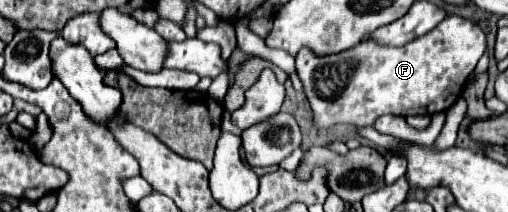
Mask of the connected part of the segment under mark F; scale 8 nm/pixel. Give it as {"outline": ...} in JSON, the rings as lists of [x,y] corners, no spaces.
{"outline":[[[447,17],[429,33],[405,43],[403,47],[379,47],[371,41],[361,41],[359,45],[341,51],[337,55],[317,57],[303,49],[295,63],[299,79],[305,79],[305,95],[313,109],[313,127],[327,129],[339,123],[353,123],[357,127],[373,125],[377,117],[385,113],[409,117],[409,115],[435,115],[447,111],[455,99],[461,95],[469,73],[475,69],[477,61],[485,53],[485,33],[473,21],[461,17]]]}

